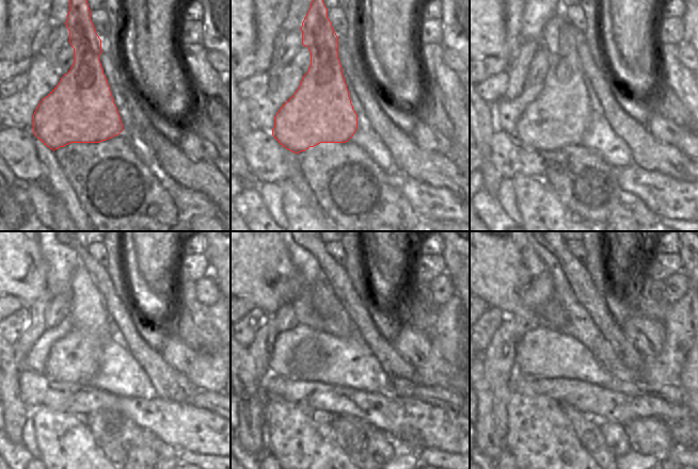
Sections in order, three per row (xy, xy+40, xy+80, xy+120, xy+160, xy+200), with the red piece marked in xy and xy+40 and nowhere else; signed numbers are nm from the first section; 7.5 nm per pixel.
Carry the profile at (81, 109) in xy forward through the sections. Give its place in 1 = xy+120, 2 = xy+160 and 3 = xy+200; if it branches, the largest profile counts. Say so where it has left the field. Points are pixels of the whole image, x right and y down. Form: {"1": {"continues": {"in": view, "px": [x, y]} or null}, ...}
{"1": {"continues": {"in": "xy+120", "px": [76, 358]}}, "2": {"continues": {"in": "xy+160", "px": [315, 306]}}, "3": {"continues": {"in": "xy+200", "px": [542, 322]}}}

